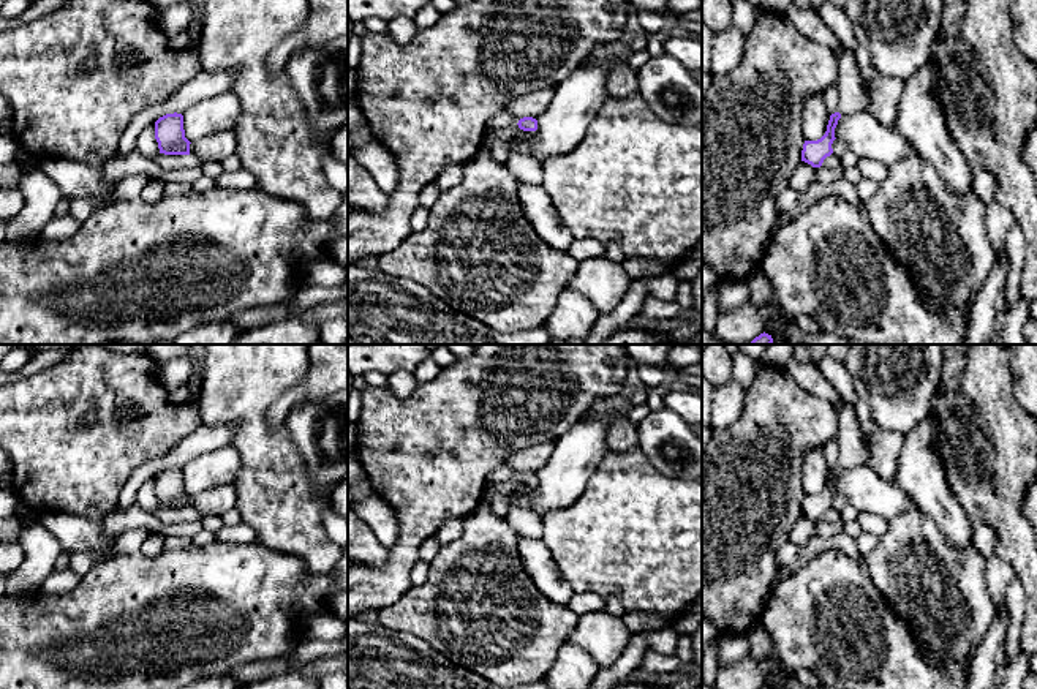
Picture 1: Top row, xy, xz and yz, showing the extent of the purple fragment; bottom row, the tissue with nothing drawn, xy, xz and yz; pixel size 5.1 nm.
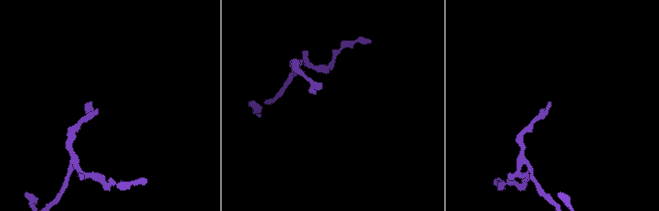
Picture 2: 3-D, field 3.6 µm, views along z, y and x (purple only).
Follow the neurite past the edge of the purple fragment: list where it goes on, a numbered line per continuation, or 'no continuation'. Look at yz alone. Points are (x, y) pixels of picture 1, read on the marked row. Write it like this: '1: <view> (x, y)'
no continuation

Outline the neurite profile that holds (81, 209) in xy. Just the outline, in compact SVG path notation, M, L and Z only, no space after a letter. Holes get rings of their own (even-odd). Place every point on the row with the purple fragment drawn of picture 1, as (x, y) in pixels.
M79 198L70 201L70 215L77 220L79 223L84 223L90 215L95 213L95 210L100 205L100 198Z

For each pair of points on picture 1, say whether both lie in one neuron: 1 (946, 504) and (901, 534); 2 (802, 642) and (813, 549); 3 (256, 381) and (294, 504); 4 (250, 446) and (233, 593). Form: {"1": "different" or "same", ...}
{"1": "different", "2": "different", "3": "same", "4": "different"}

